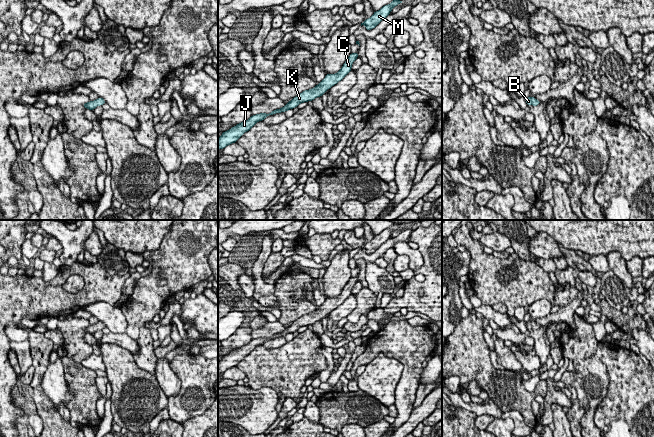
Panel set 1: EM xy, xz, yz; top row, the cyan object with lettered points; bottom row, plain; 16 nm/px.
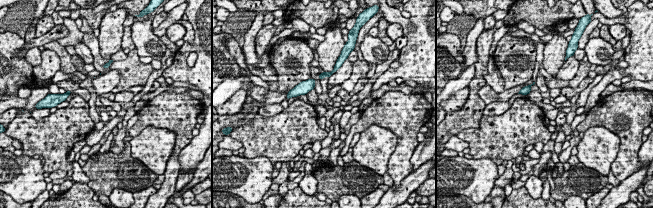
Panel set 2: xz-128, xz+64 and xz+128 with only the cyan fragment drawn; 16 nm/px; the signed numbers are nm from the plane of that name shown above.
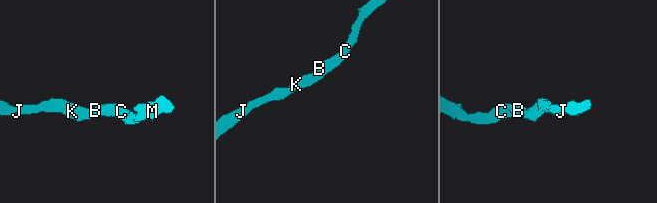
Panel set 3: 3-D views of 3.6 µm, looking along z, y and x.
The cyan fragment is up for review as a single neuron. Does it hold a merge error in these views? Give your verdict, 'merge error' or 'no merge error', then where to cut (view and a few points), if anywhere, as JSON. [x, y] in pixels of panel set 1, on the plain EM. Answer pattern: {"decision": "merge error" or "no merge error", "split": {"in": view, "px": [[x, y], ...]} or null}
{"decision": "no merge error", "split": null}

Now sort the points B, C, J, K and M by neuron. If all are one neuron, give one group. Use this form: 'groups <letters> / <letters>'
groups B C J K M

